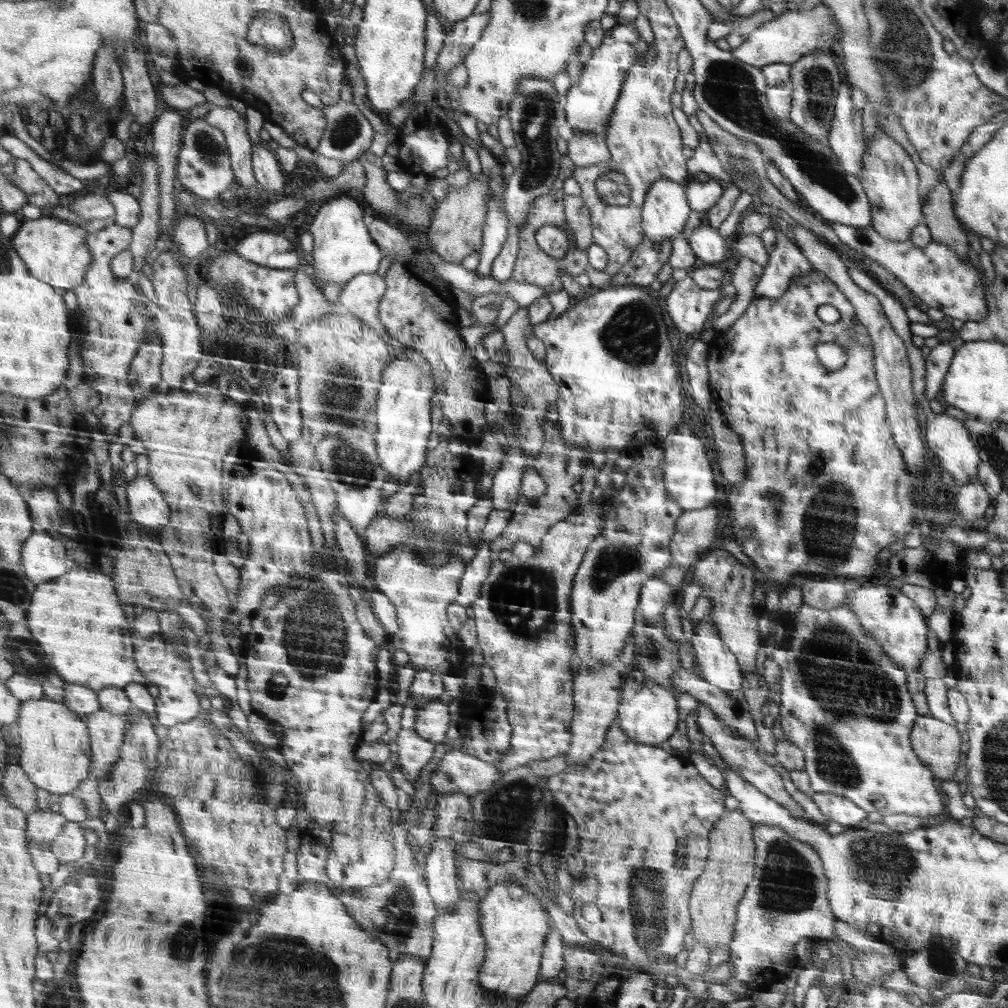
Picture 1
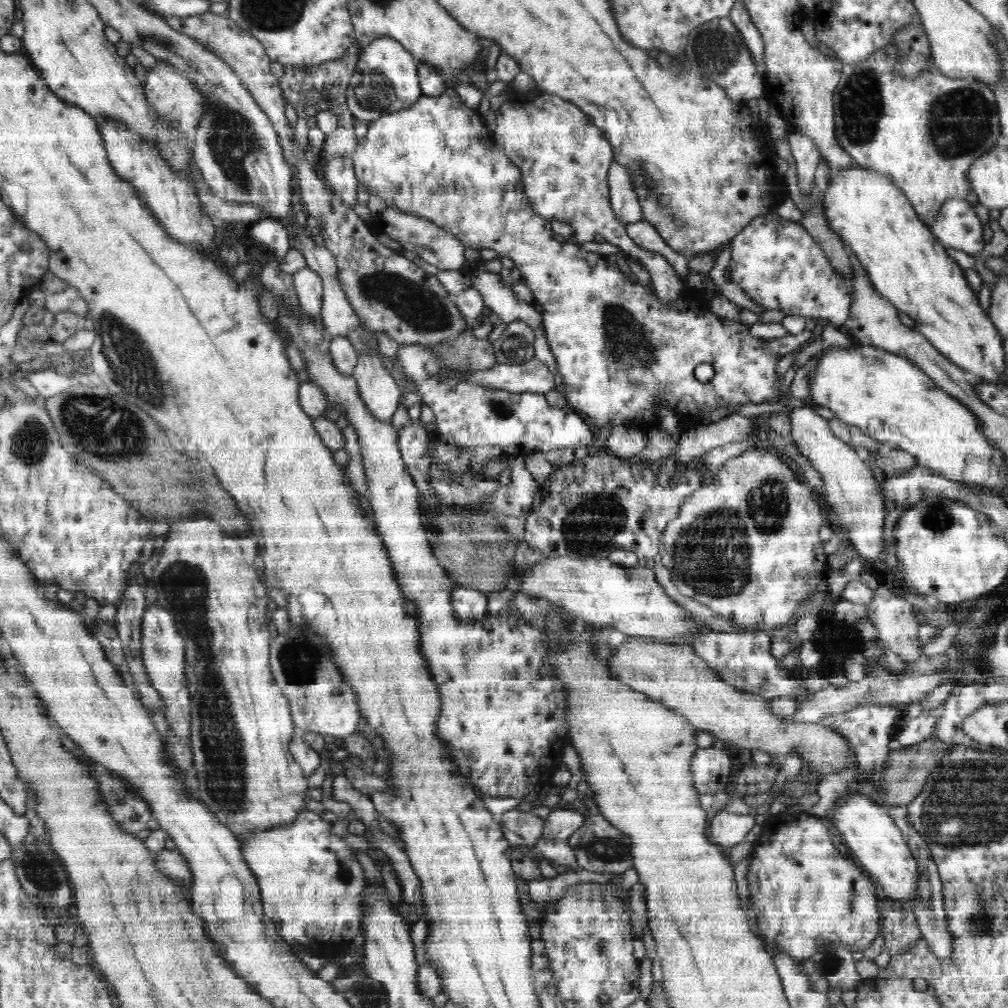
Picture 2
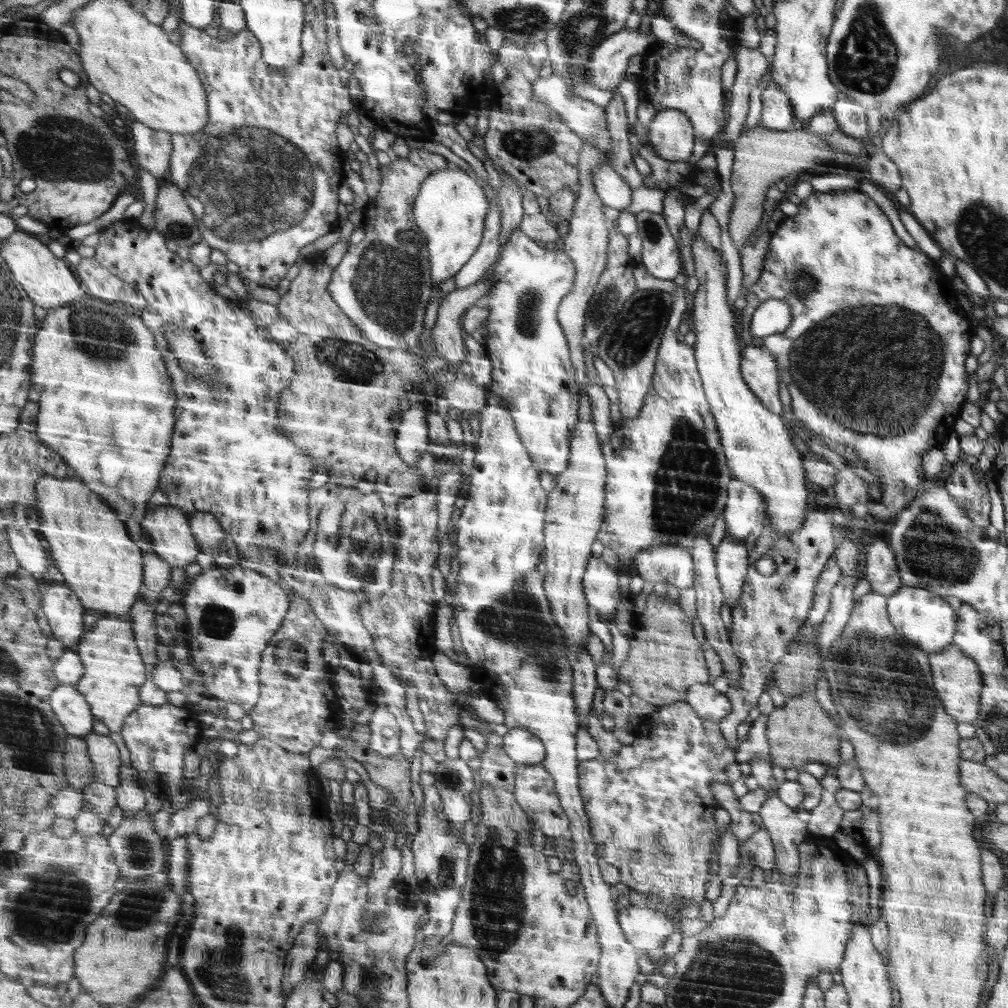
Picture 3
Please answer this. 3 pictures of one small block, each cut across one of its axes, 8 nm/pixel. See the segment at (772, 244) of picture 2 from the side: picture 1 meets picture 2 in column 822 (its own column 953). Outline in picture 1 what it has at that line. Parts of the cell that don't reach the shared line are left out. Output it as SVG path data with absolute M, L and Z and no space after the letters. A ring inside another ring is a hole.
M831 222L831 228L843 244L847 244L855 252L875 260L881 268L895 274L895 278L899 282L903 282L929 308L937 308L939 312L943 312L951 320L957 318L965 324L975 324L987 316L989 310L987 310L985 298L983 298L985 294L983 294L981 276L969 264L969 260L959 258L949 244L931 240L929 246L921 248L921 246L915 246L911 240L905 240L905 242L889 240L871 228L867 228L867 230L865 228L851 228L851 226L833 224L833 222Z

